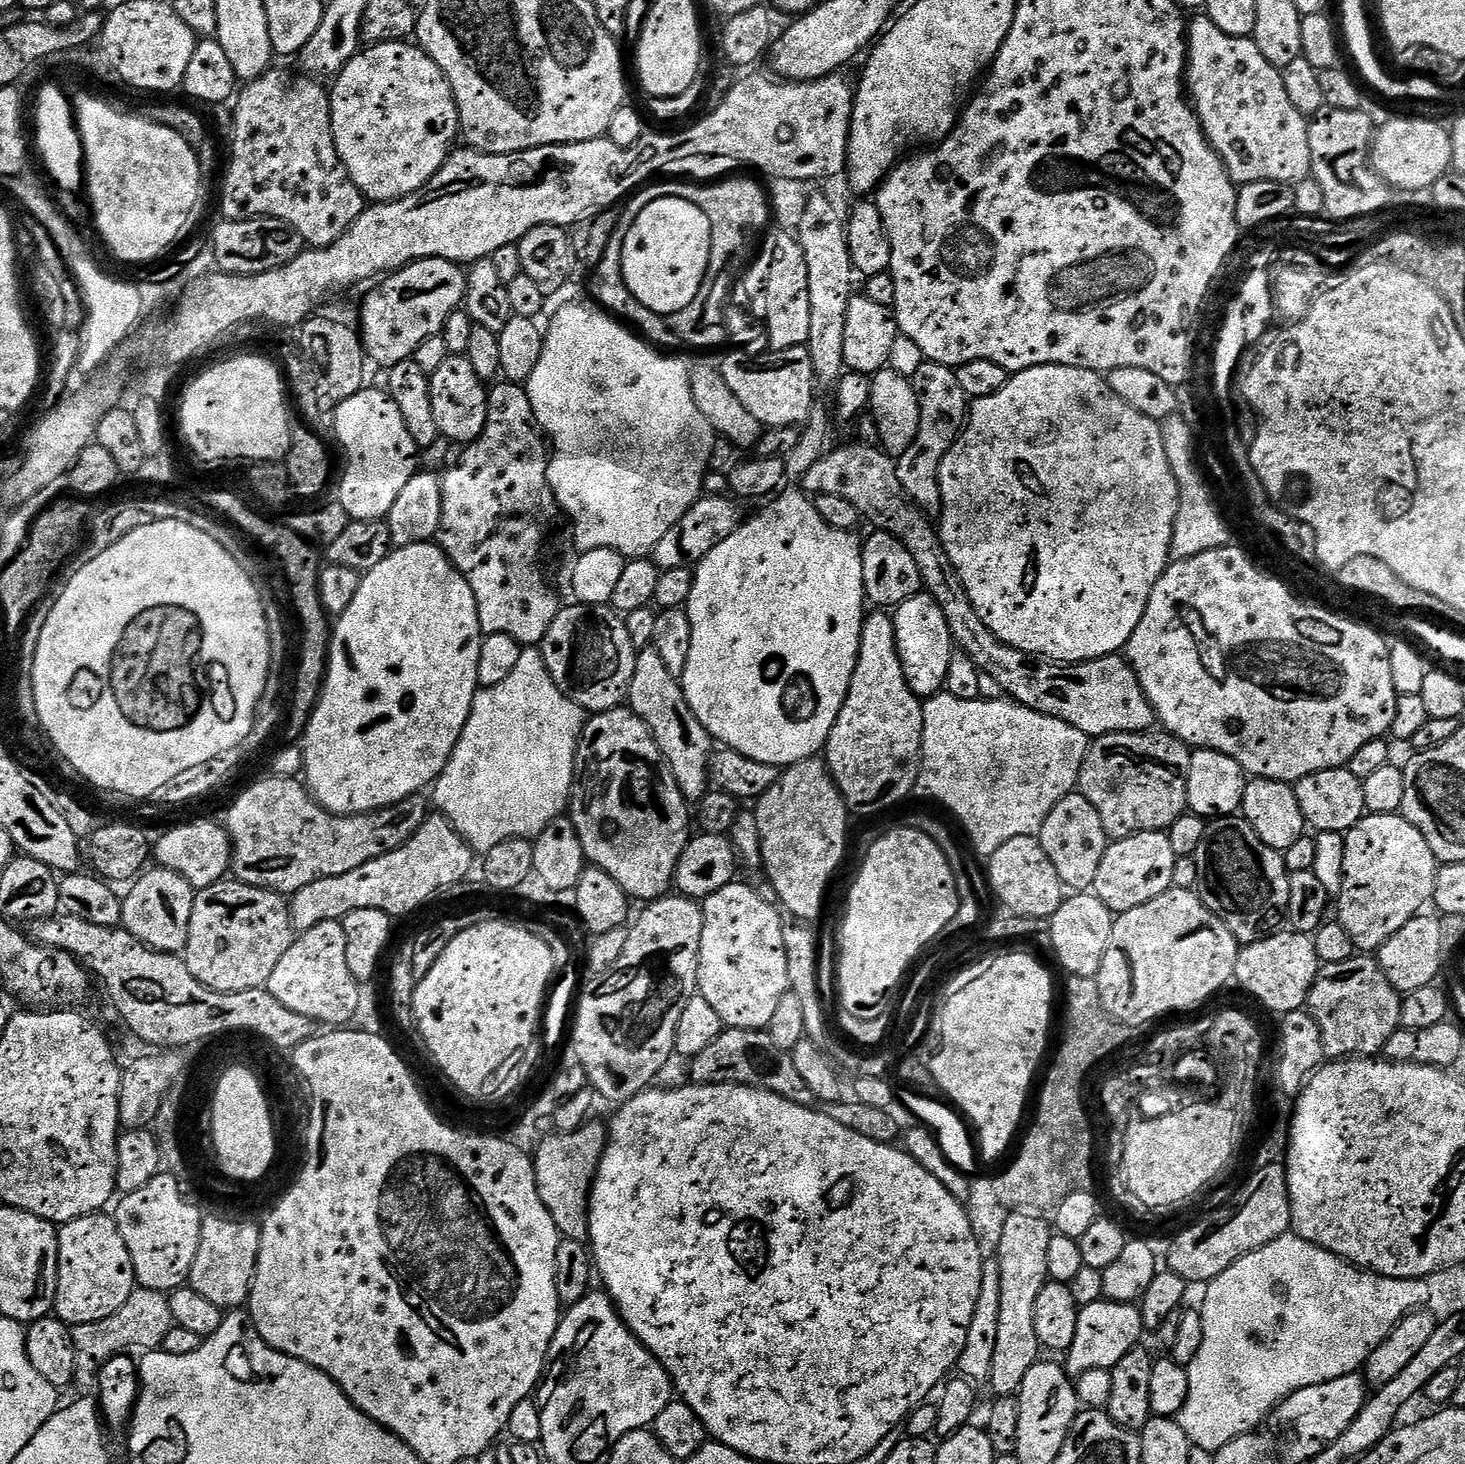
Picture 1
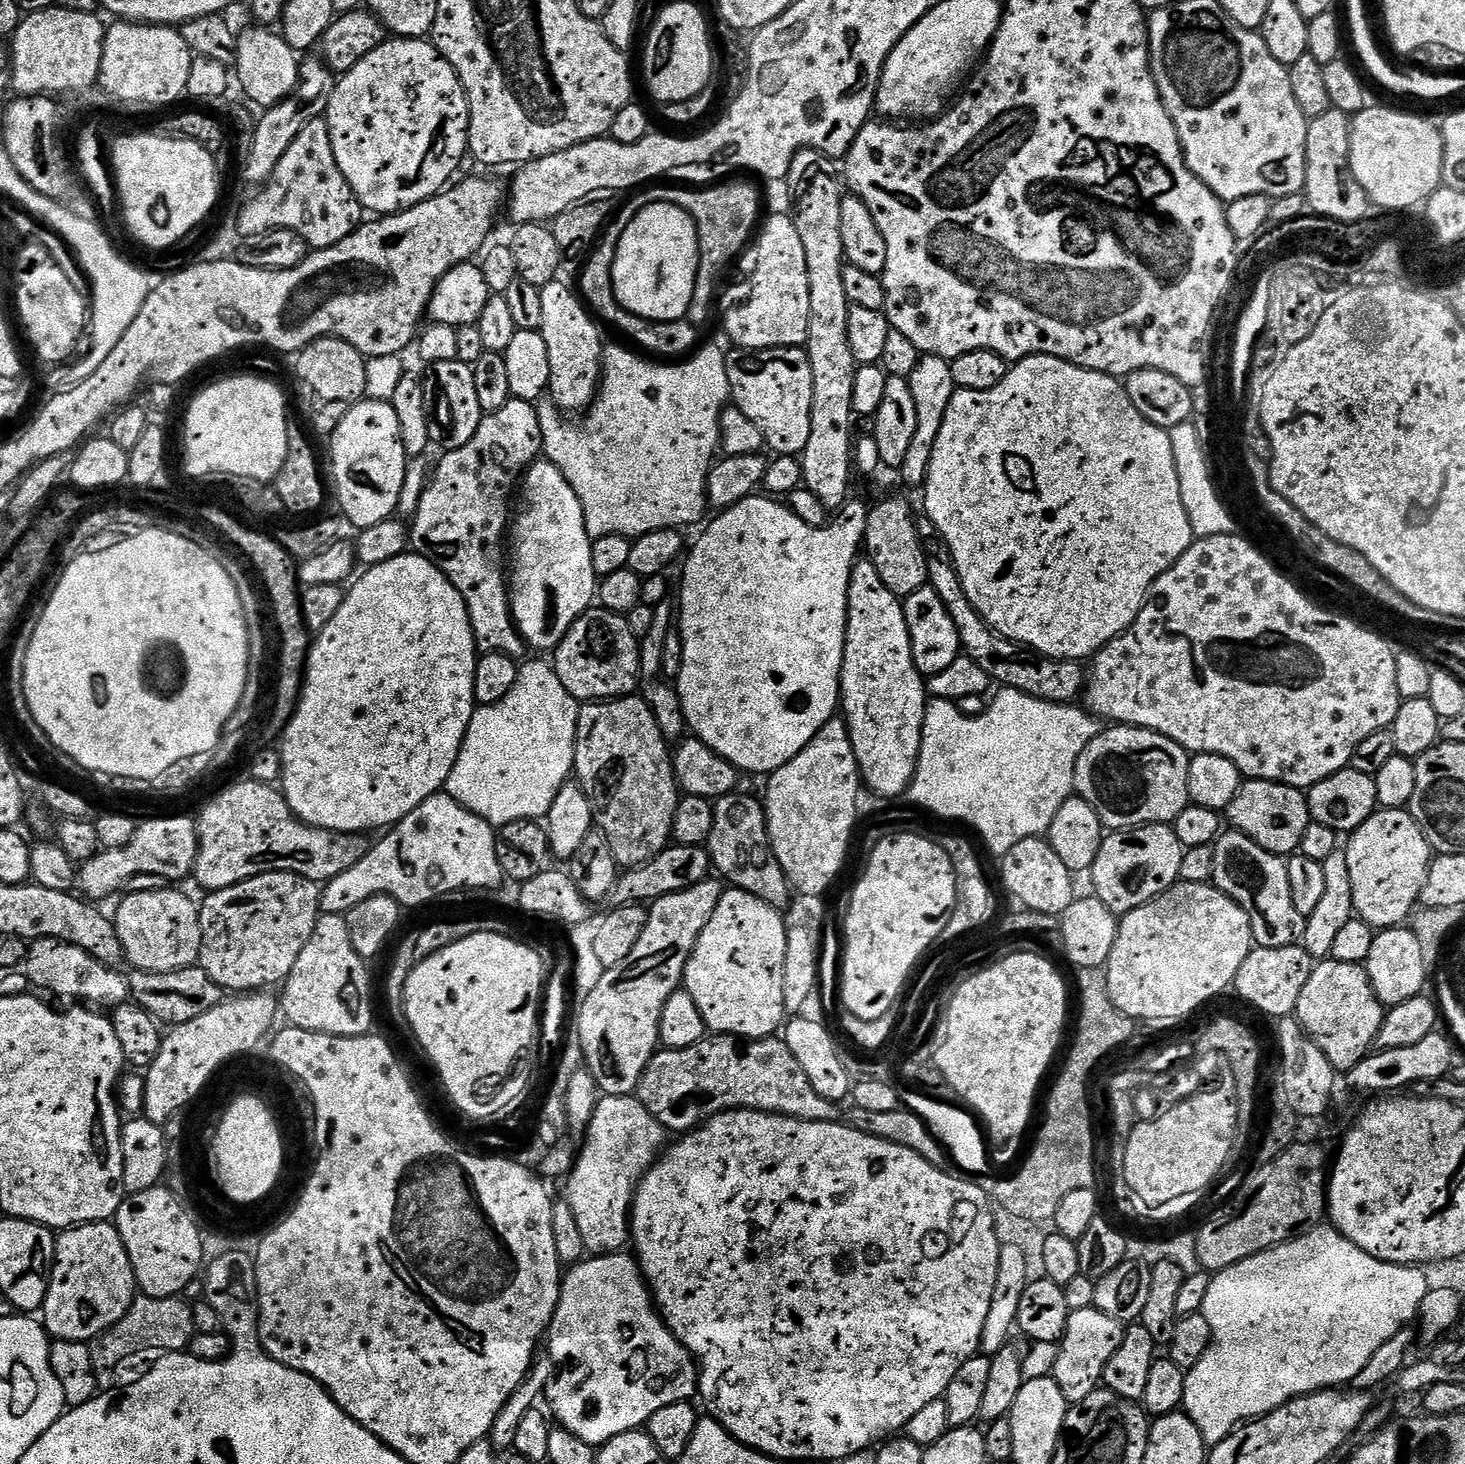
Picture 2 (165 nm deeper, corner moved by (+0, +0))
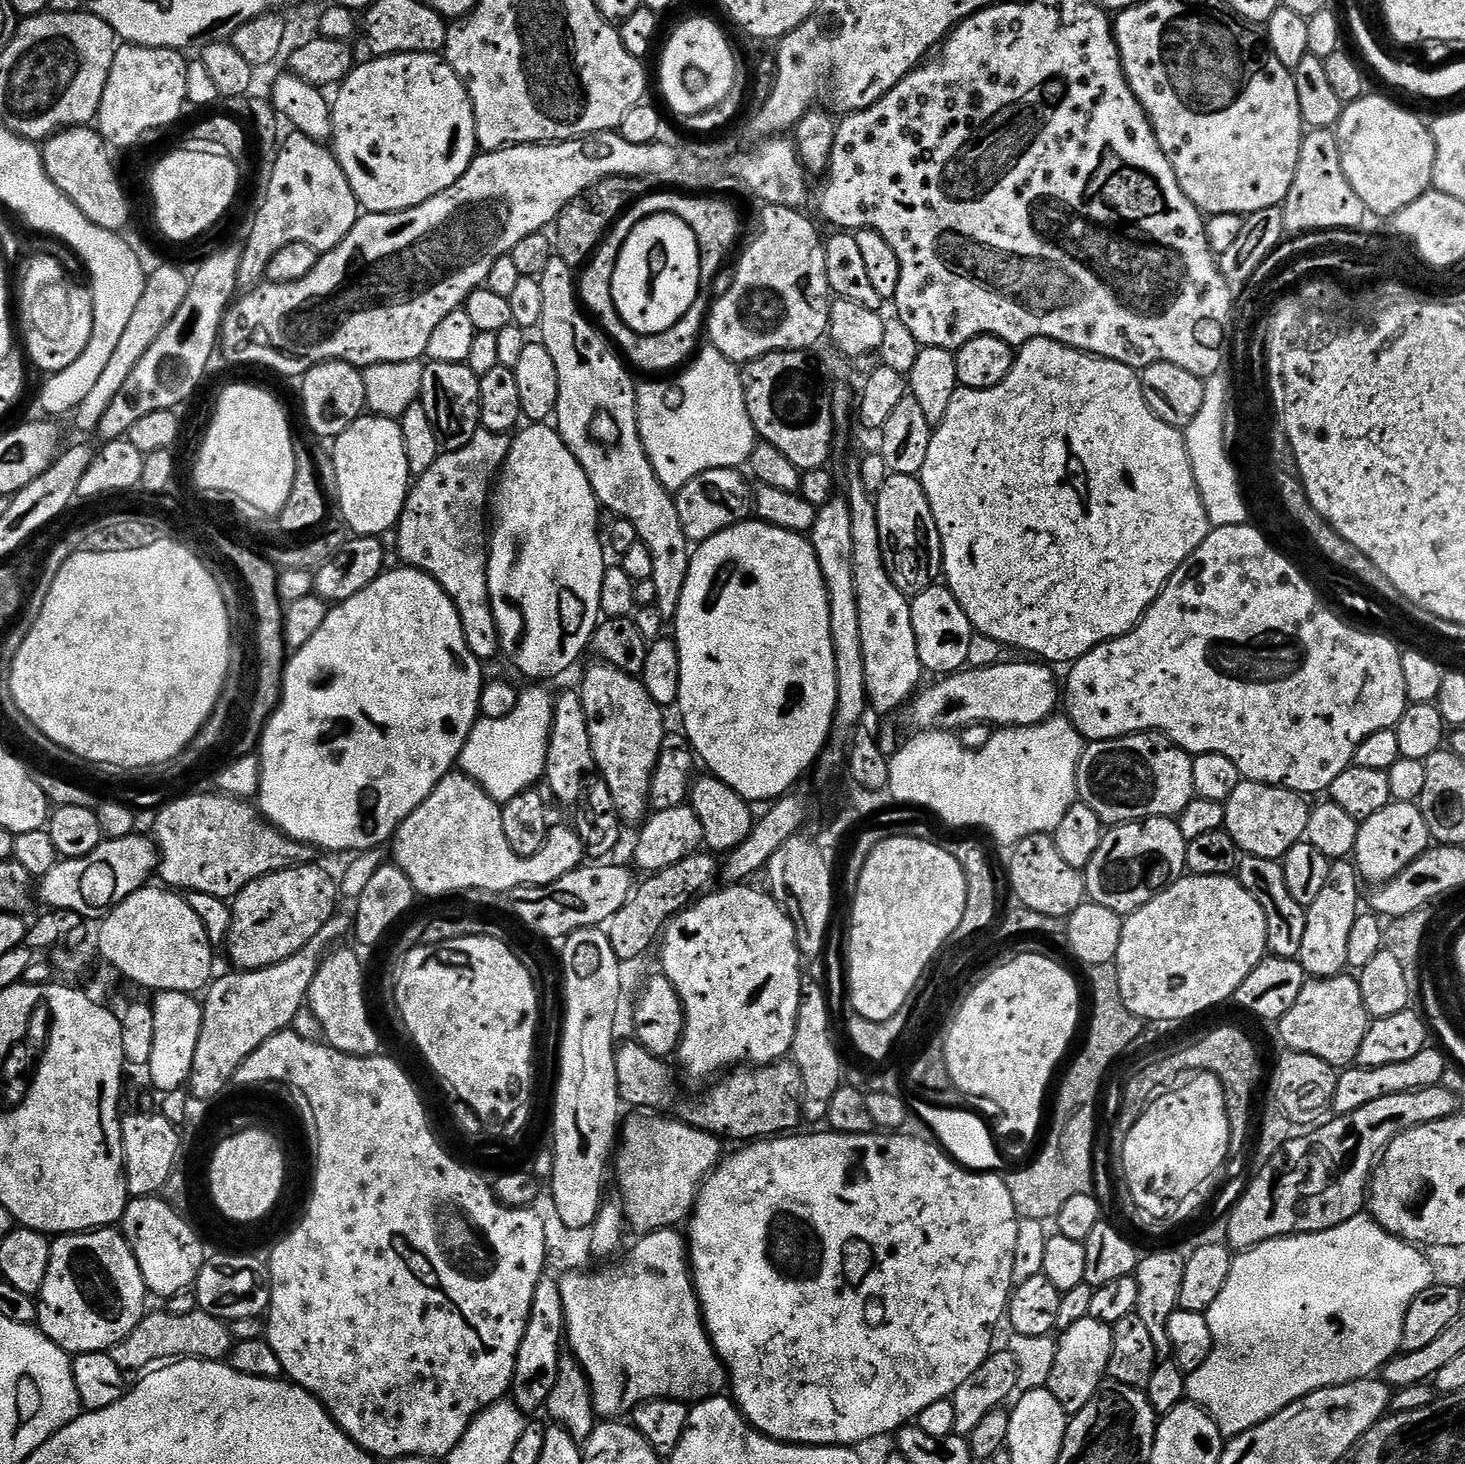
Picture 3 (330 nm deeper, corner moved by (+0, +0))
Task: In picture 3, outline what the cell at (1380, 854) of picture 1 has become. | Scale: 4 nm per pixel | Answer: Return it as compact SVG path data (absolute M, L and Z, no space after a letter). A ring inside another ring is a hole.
M1387 804L1378 814L1370 814L1370 818L1359 821L1360 829L1356 839L1354 863L1359 879L1369 885L1379 886L1392 880L1410 862L1414 862L1419 856L1427 852L1430 841L1424 836L1426 818L1422 818L1419 807L1416 804Z

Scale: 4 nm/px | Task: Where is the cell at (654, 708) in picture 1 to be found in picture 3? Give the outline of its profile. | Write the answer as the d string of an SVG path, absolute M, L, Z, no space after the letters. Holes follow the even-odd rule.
M554 258L538 279L542 286L542 318L538 335L546 350L550 350L550 358L554 358L554 366L558 370L558 402L554 413L554 427L566 442L570 454L578 458L594 490L597 505L605 513L613 512L613 517L630 522L630 526L634 526L636 531L637 541L644 544L646 550L650 550L650 558L654 561L651 580L654 582L655 606L665 622L675 621L678 602L682 598L682 586L686 586L686 574L690 570L693 549L682 530L682 522L678 522L673 493L667 492L662 482L658 482L658 474L654 474L654 466L642 446L636 413L637 381L632 381L633 373L626 367L617 349L606 339L605 333L582 311L578 303L573 268L566 266L566 262L559 258Z

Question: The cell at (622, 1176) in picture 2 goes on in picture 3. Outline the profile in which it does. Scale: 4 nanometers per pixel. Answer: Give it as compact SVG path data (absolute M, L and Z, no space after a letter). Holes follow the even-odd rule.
M632 1114L629 1120L627 1117L623 1121L622 1131L618 1136L618 1147L614 1152L614 1176L616 1172L621 1186L624 1187L622 1204L626 1209L627 1223L631 1227L633 1224L640 1234L683 1225L692 1215L692 1207L696 1204L700 1187L722 1159L721 1137L706 1132L703 1128L685 1124L683 1119L675 1119L663 1120L660 1114Z

